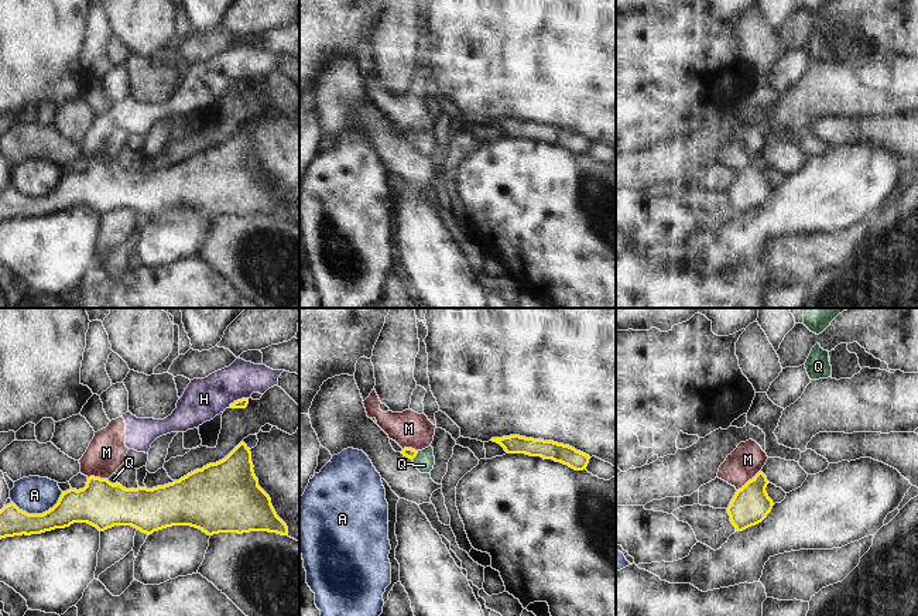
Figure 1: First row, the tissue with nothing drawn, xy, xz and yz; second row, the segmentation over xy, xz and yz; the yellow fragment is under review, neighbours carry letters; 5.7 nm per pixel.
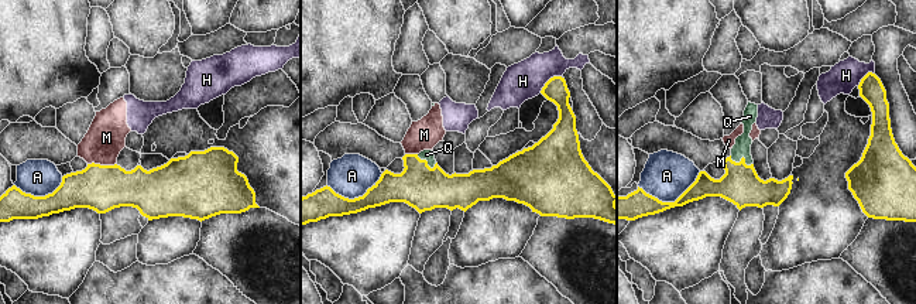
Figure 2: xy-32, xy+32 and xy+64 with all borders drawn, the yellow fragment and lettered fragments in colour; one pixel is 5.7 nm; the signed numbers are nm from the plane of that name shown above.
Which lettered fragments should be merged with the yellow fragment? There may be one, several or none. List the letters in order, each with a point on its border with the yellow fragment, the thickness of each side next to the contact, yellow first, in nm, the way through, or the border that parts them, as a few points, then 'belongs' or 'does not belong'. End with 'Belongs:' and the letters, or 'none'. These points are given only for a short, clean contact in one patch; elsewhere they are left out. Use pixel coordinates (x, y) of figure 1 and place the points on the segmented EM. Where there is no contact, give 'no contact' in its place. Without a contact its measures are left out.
A: xy (40, 514) | 190/220 nm | does not belong
H: xy (237, 400) | 50/240 nm | along xy (247, 397), (237, 399), (229, 406) | does not belong
M: yz (749, 481) | 220/190 nm | along yz (760, 471), (737, 490) | does not belong
Q: xz (415, 455) | 60/80 nm | across xz (408, 452), (415, 455), (424, 465) | belongs
Belongs: Q

